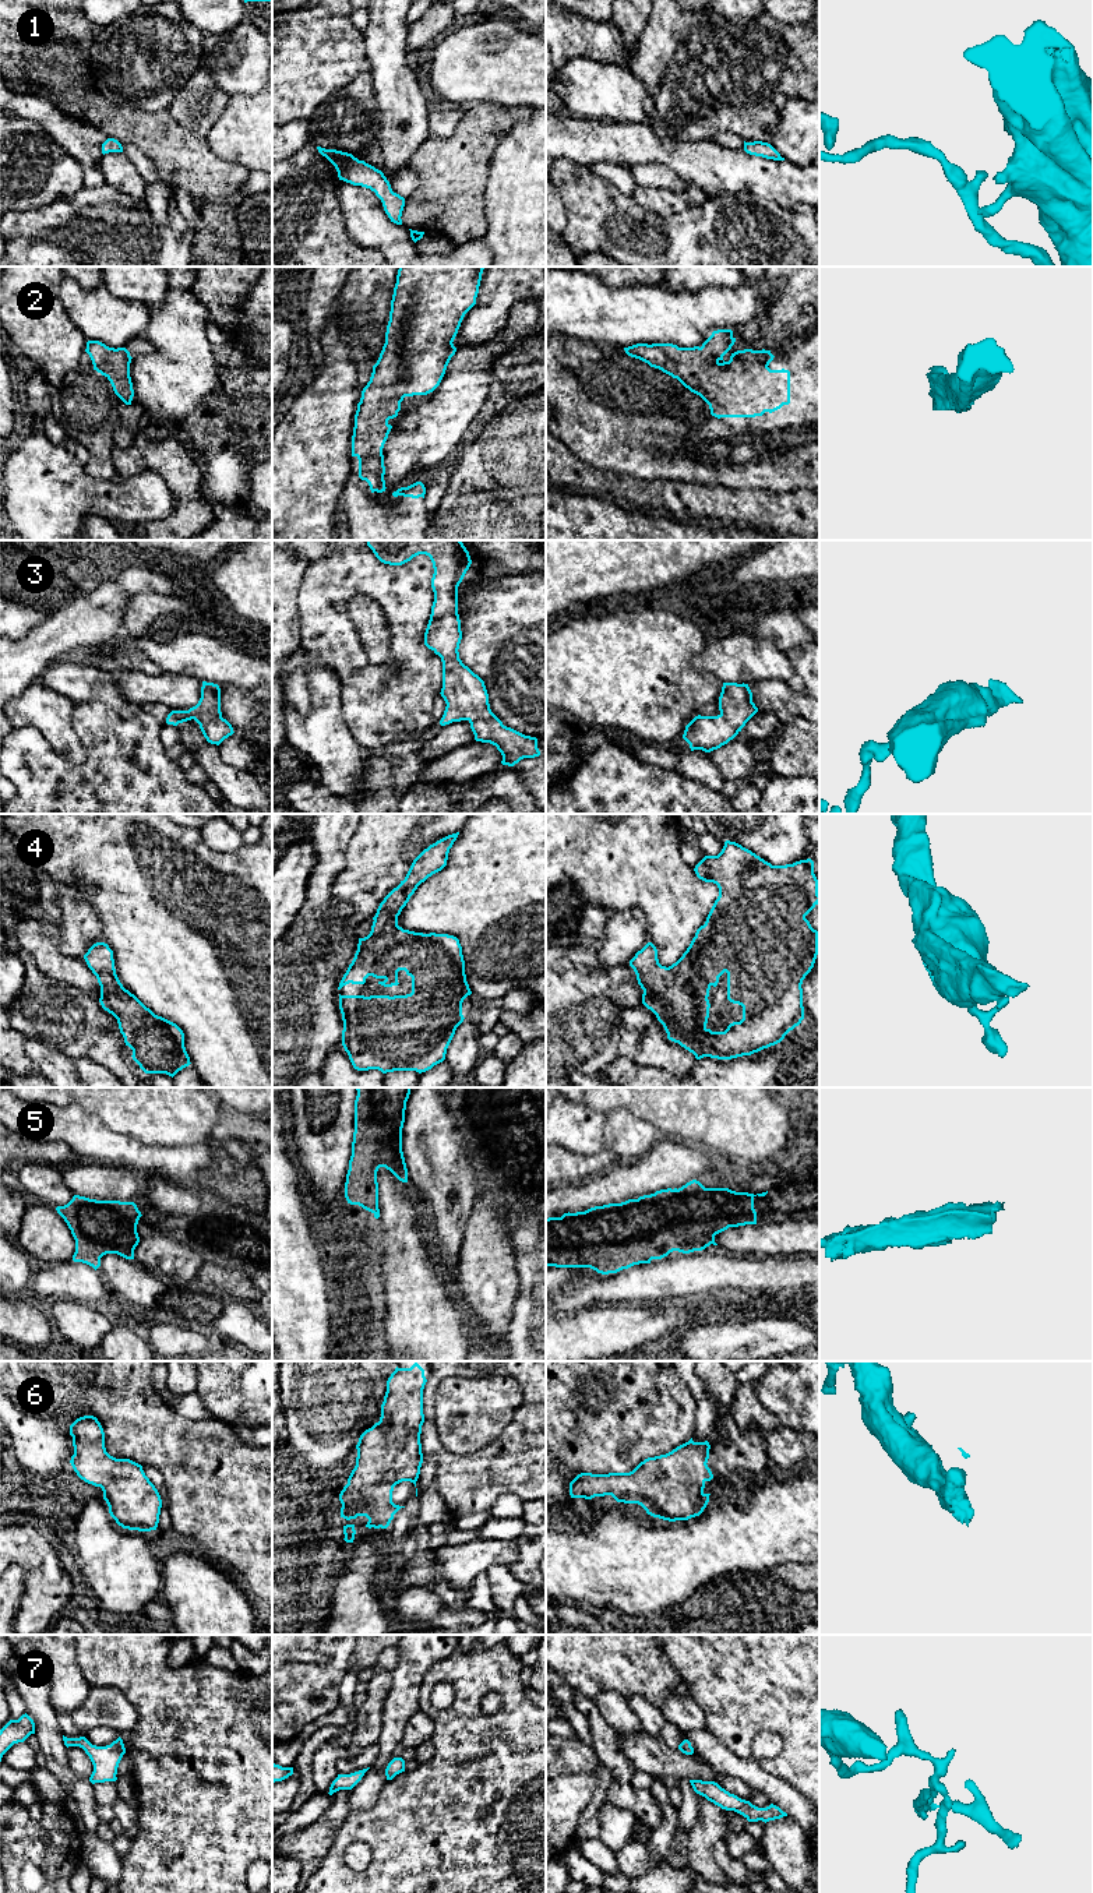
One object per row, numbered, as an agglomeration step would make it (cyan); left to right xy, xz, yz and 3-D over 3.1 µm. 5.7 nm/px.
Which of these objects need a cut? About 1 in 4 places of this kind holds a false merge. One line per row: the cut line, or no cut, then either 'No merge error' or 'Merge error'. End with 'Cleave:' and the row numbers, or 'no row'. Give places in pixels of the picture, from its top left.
1: No split. No merge error
2: No split. No merge error
3: No split. No merge error
4: No split. No merge error
5: No split. No merge error
6: No split. No merge error
7: No split. No merge error
Cleave: no row

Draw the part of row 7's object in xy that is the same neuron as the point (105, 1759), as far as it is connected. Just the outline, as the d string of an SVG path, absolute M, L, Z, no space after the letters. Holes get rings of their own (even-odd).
M63 1735L63 1741L67 1748L80 1746L89 1756L94 1765L94 1772L89 1777L92 1784L117 1780L117 1767L126 1753L126 1748L120 1737L106 1746L92 1745L85 1737L67 1738Z

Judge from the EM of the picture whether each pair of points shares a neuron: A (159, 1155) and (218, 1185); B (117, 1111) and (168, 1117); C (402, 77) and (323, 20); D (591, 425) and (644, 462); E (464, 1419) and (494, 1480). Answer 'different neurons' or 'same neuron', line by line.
A: different neurons
B: same neuron
C: different neurons
D: same neuron
E: different neurons

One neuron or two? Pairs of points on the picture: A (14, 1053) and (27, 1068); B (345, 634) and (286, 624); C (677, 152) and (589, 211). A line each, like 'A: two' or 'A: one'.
A: one
B: two
C: two

